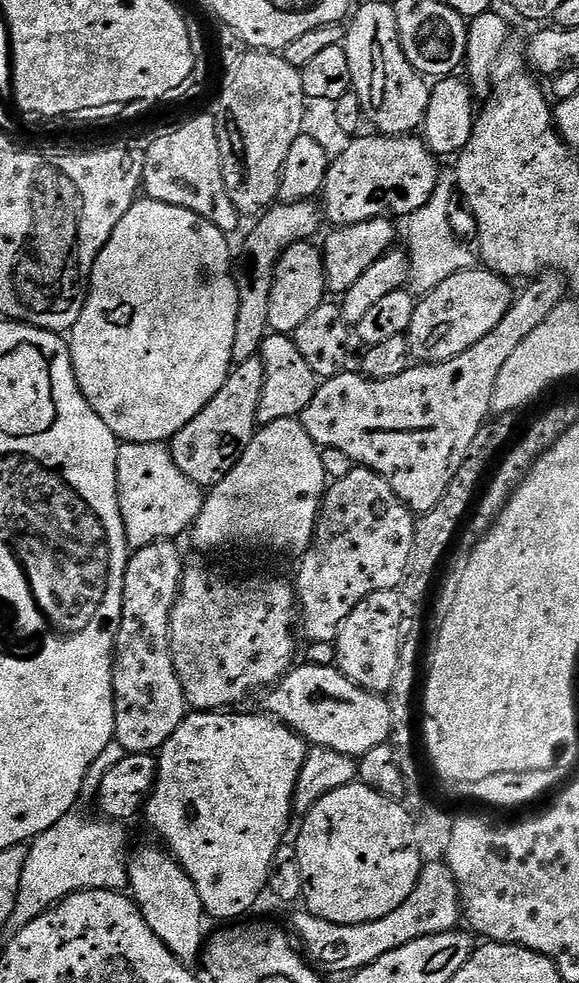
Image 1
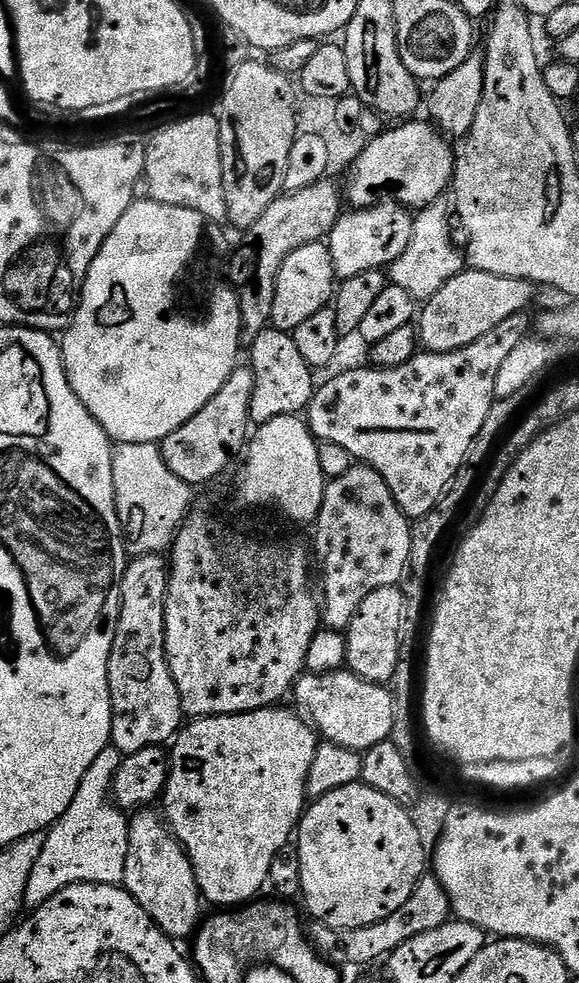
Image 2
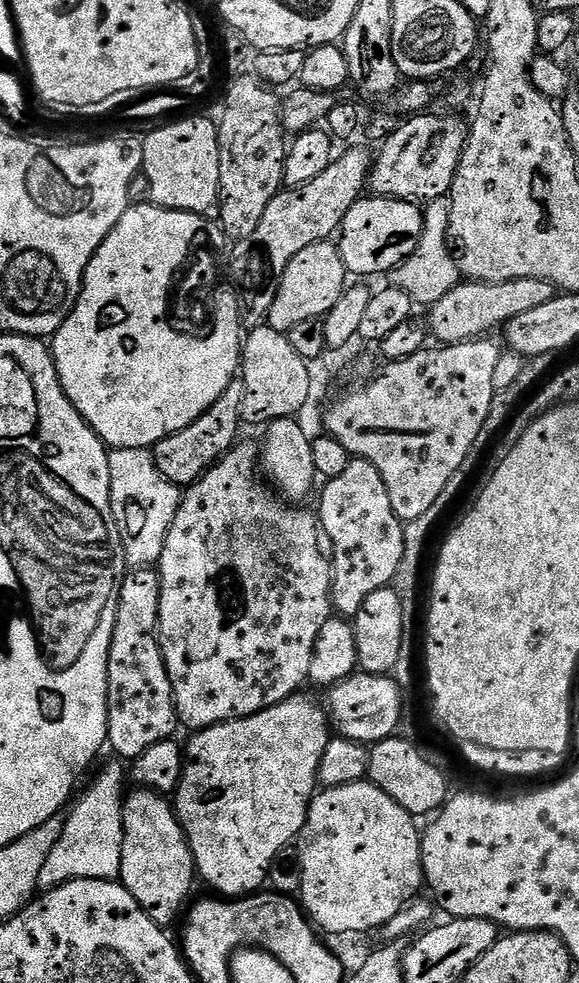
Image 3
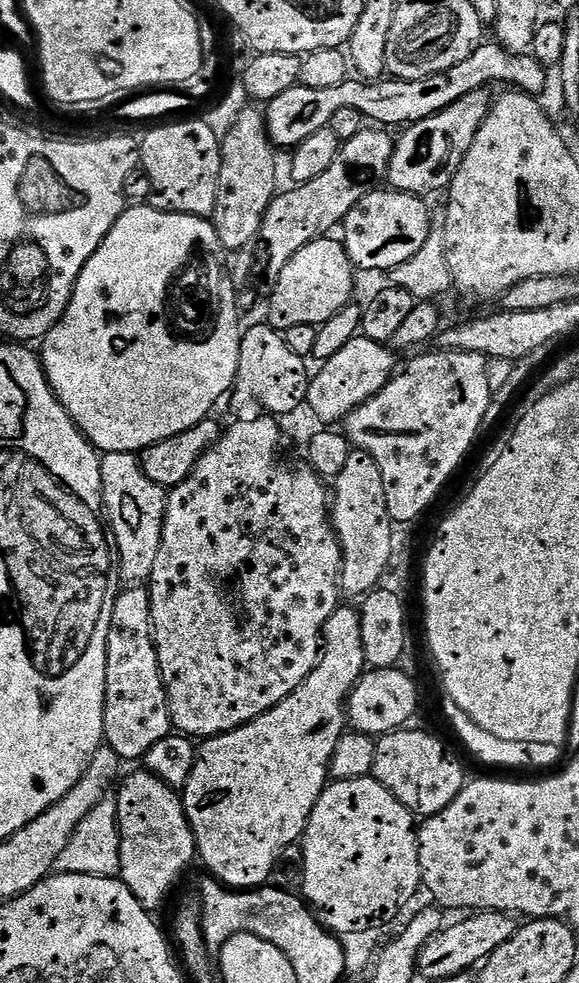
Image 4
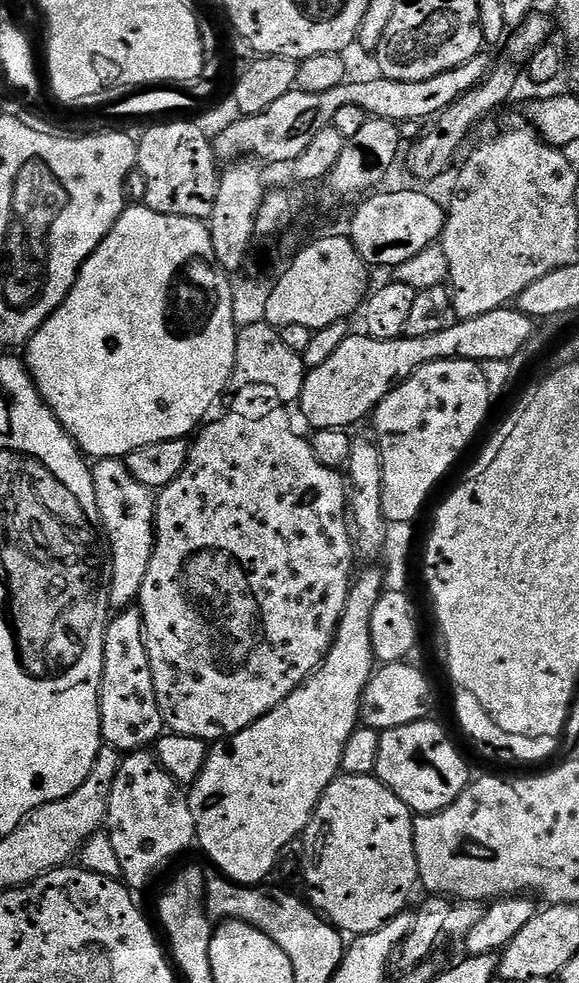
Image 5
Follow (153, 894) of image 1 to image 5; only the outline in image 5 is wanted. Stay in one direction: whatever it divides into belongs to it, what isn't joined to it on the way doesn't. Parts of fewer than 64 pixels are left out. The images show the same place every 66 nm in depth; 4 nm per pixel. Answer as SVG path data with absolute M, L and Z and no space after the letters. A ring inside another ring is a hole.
M151 751L127 753L120 761L120 768L110 790L108 799L108 818L106 821L106 837L113 844L122 870L122 880L129 889L144 888L152 880L152 875L167 860L180 856L188 847L193 847L196 840L194 814L188 804L189 793L161 766Z

